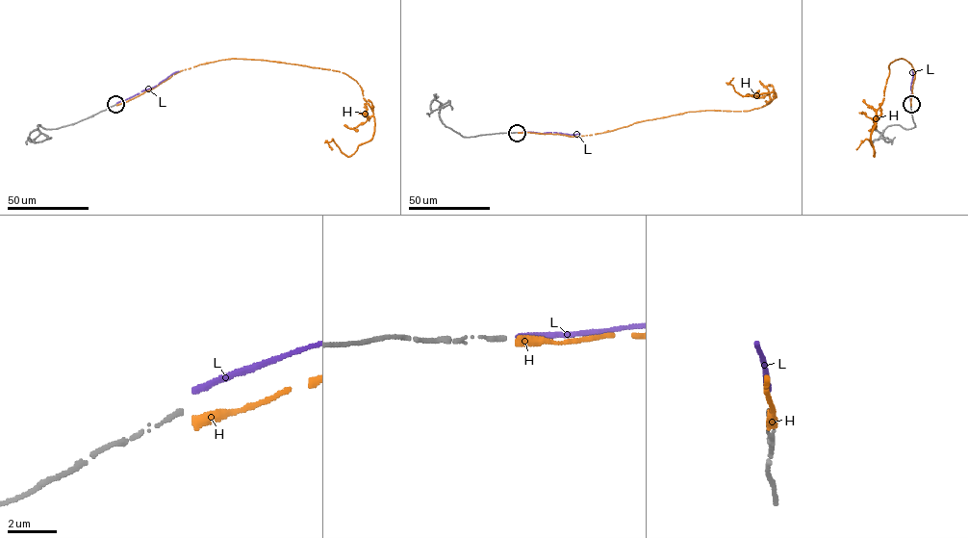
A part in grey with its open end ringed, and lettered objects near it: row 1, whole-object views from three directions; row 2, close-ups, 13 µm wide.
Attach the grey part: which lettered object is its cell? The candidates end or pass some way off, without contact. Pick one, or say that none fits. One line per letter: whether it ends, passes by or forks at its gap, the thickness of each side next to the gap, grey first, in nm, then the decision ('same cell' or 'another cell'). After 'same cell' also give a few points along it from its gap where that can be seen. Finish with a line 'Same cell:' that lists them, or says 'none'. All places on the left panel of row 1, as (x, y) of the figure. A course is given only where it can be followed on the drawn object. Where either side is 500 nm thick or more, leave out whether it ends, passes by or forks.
H: it ends | 240/440 nm | another cell
L: it ends | 240/240 nm | another cell
Same cell: none

